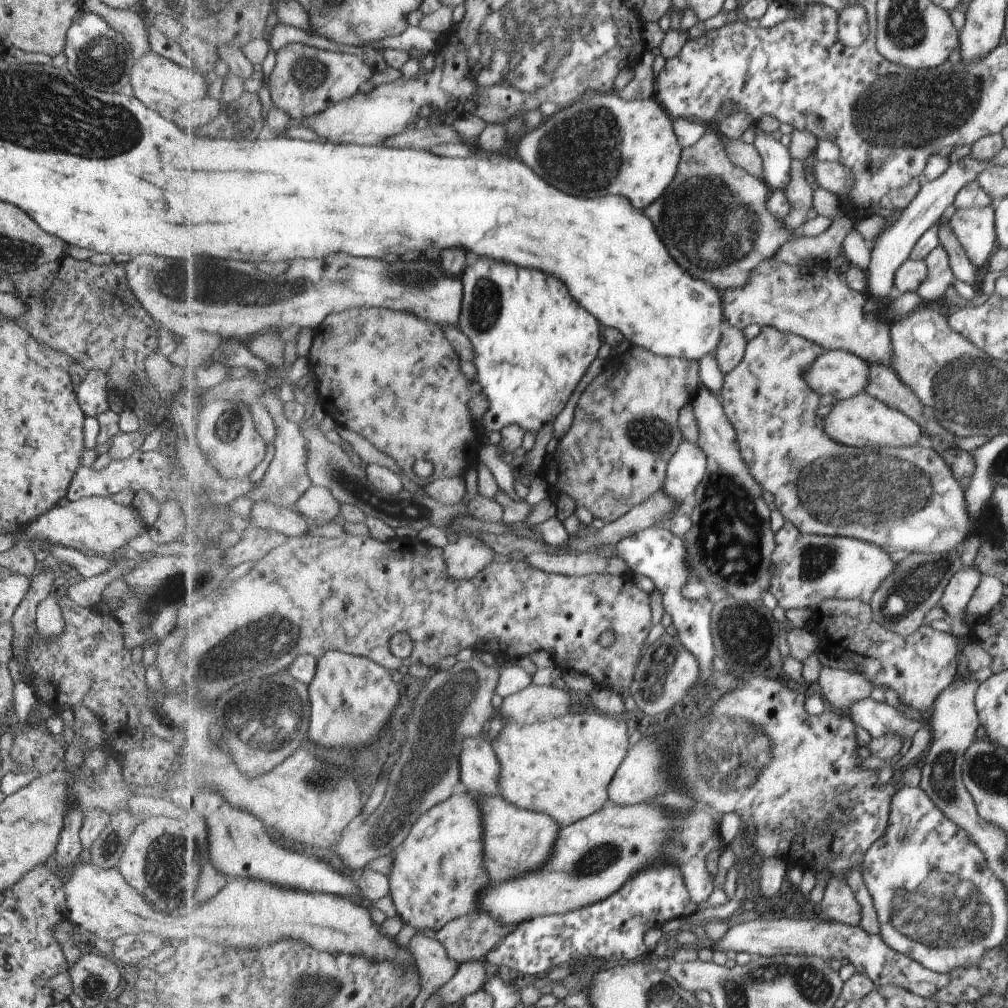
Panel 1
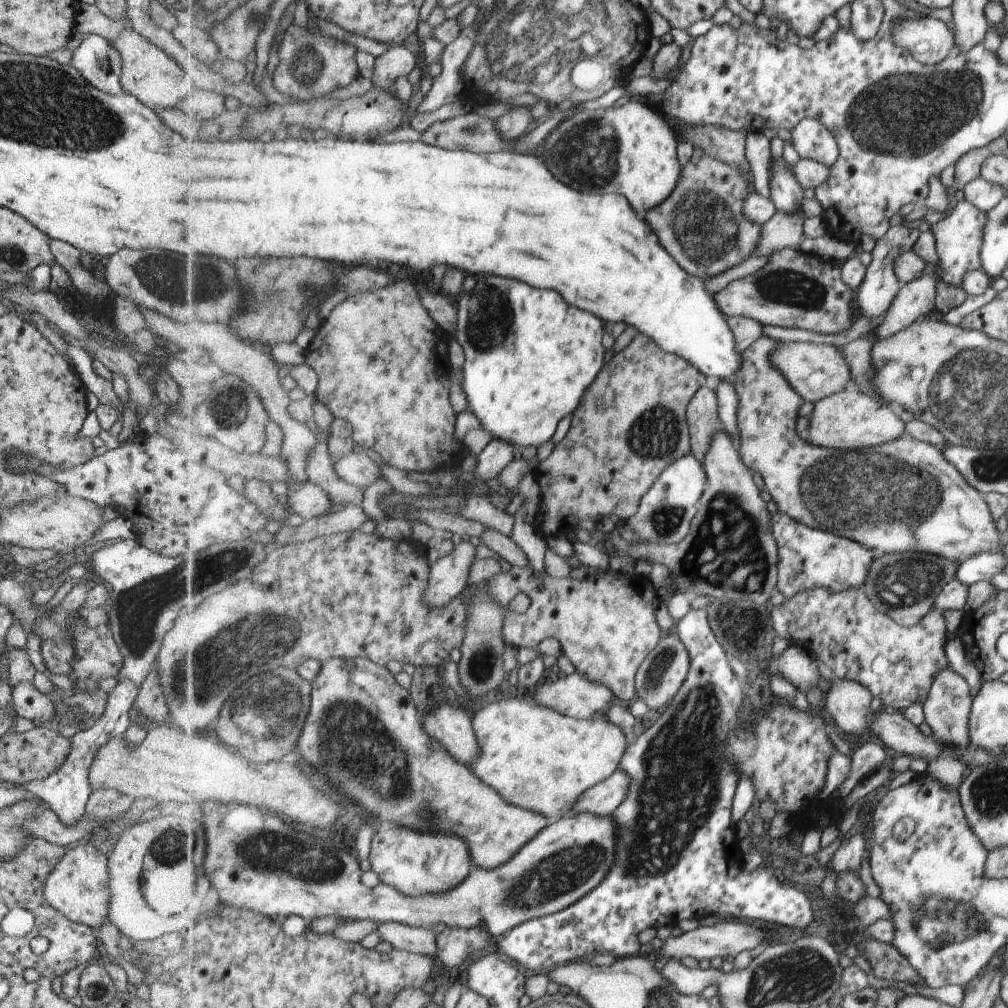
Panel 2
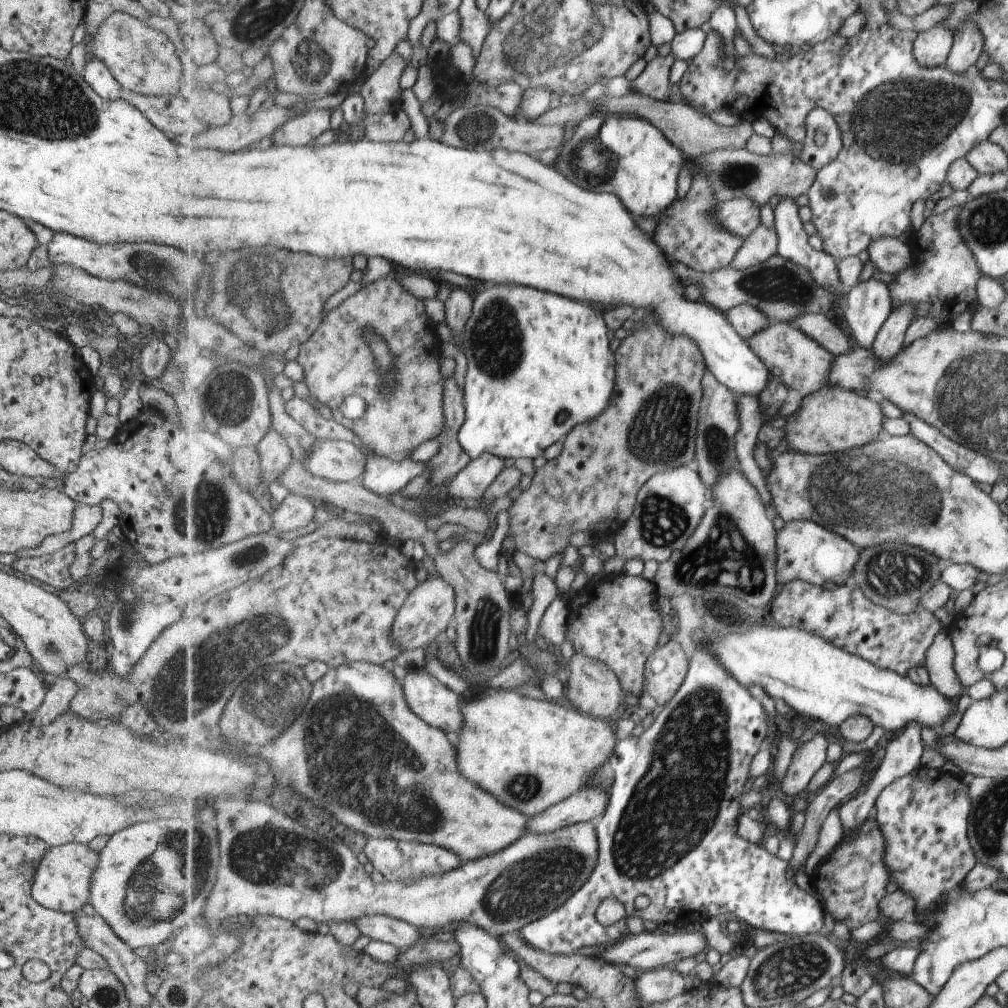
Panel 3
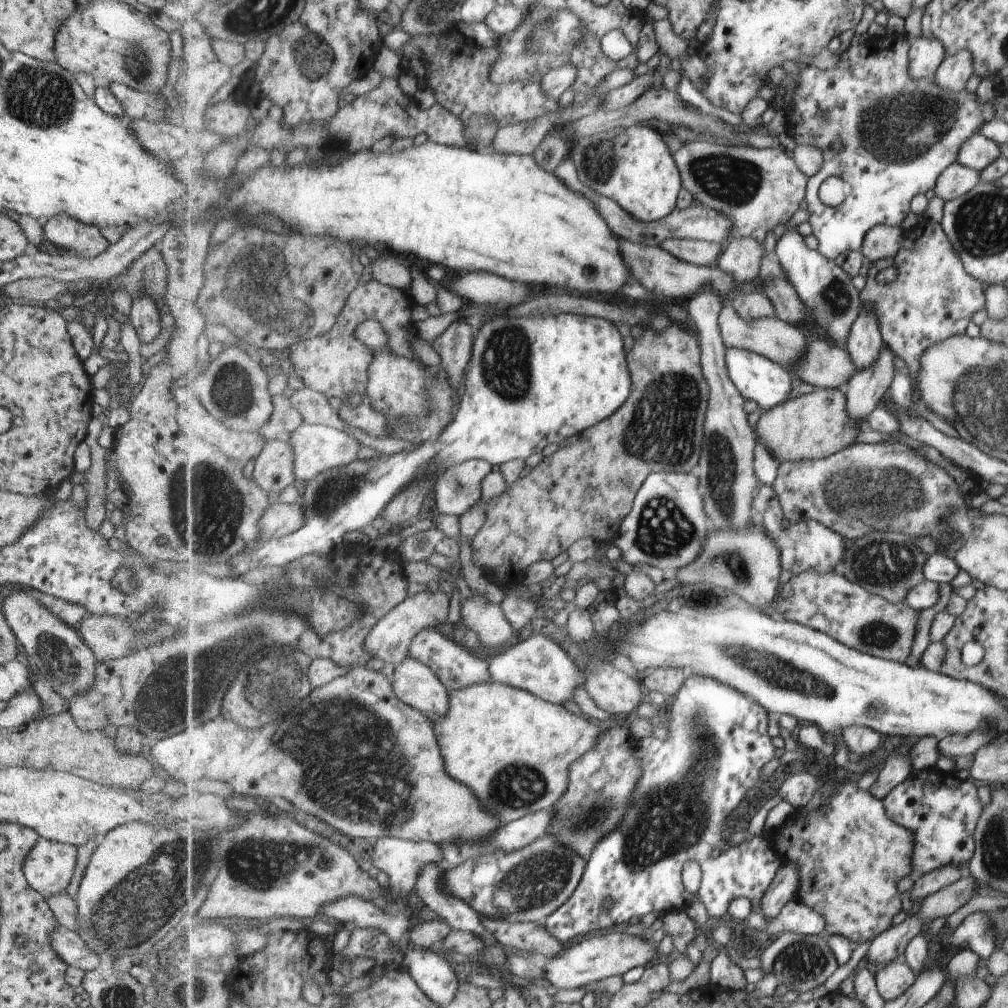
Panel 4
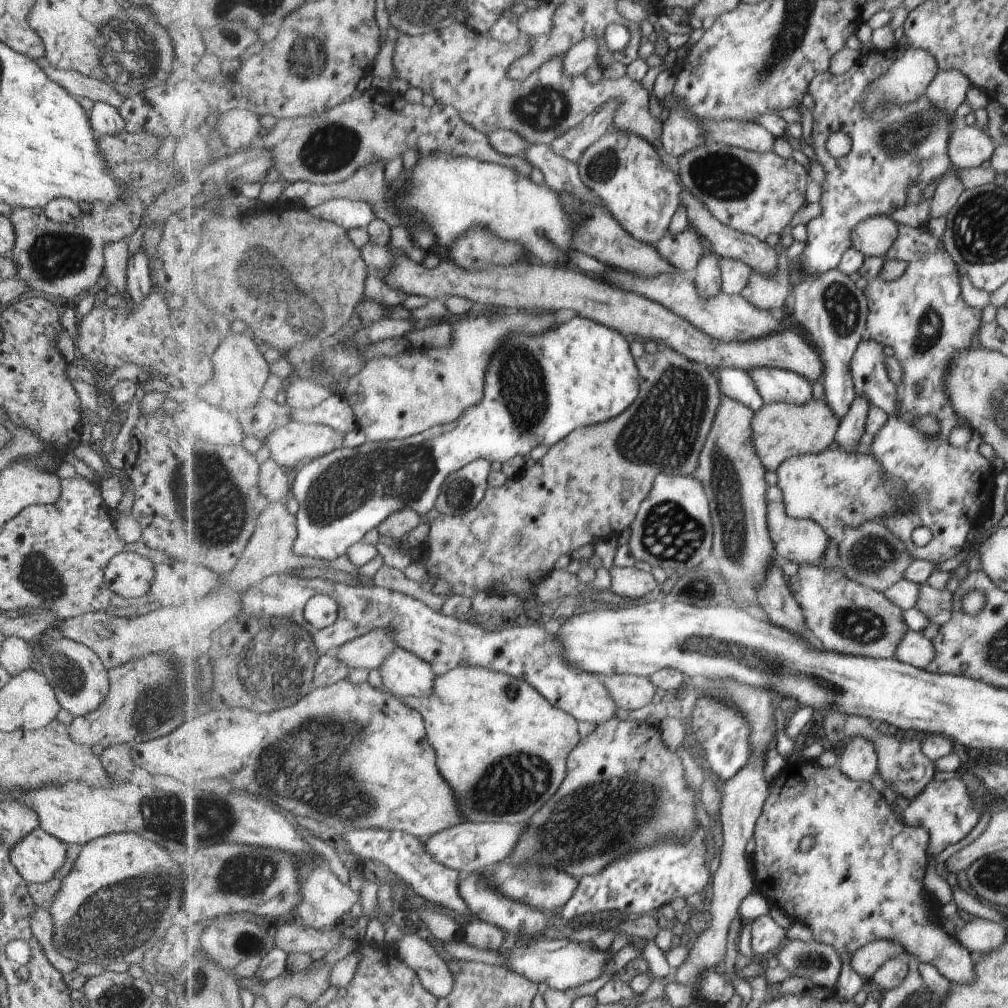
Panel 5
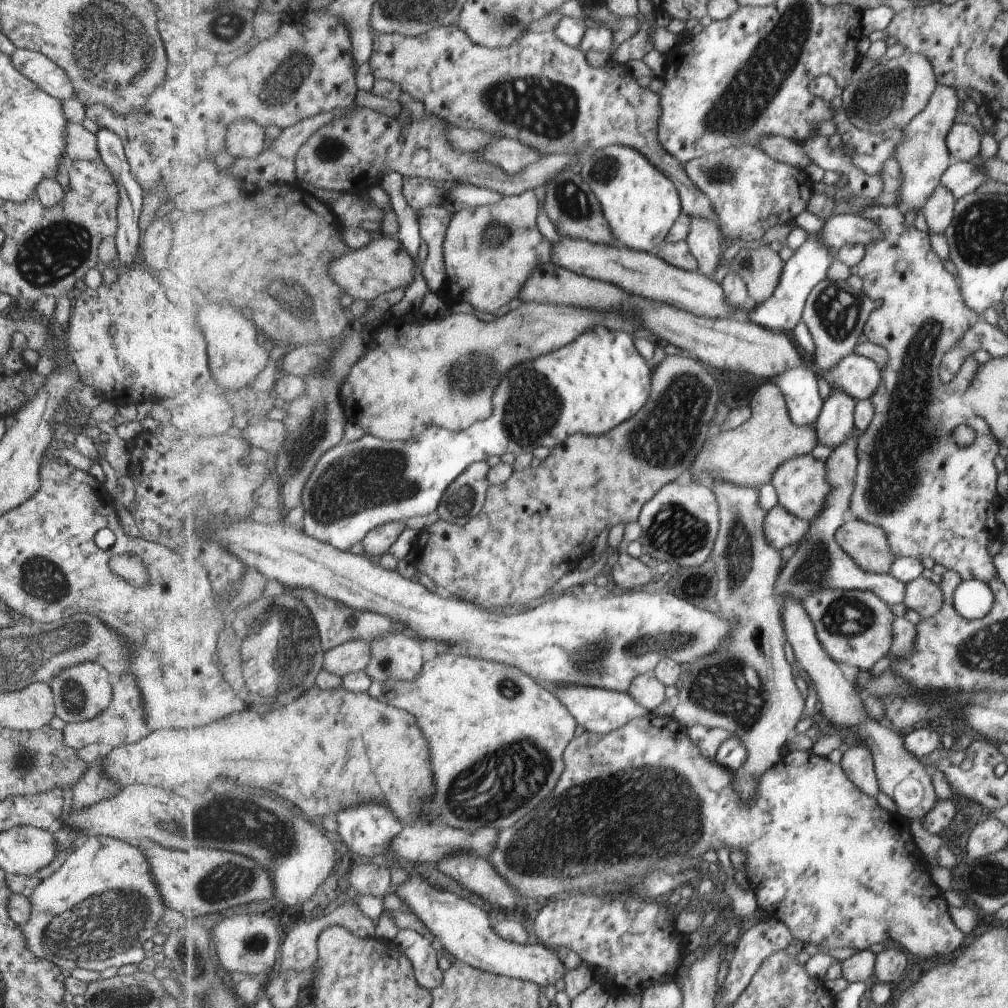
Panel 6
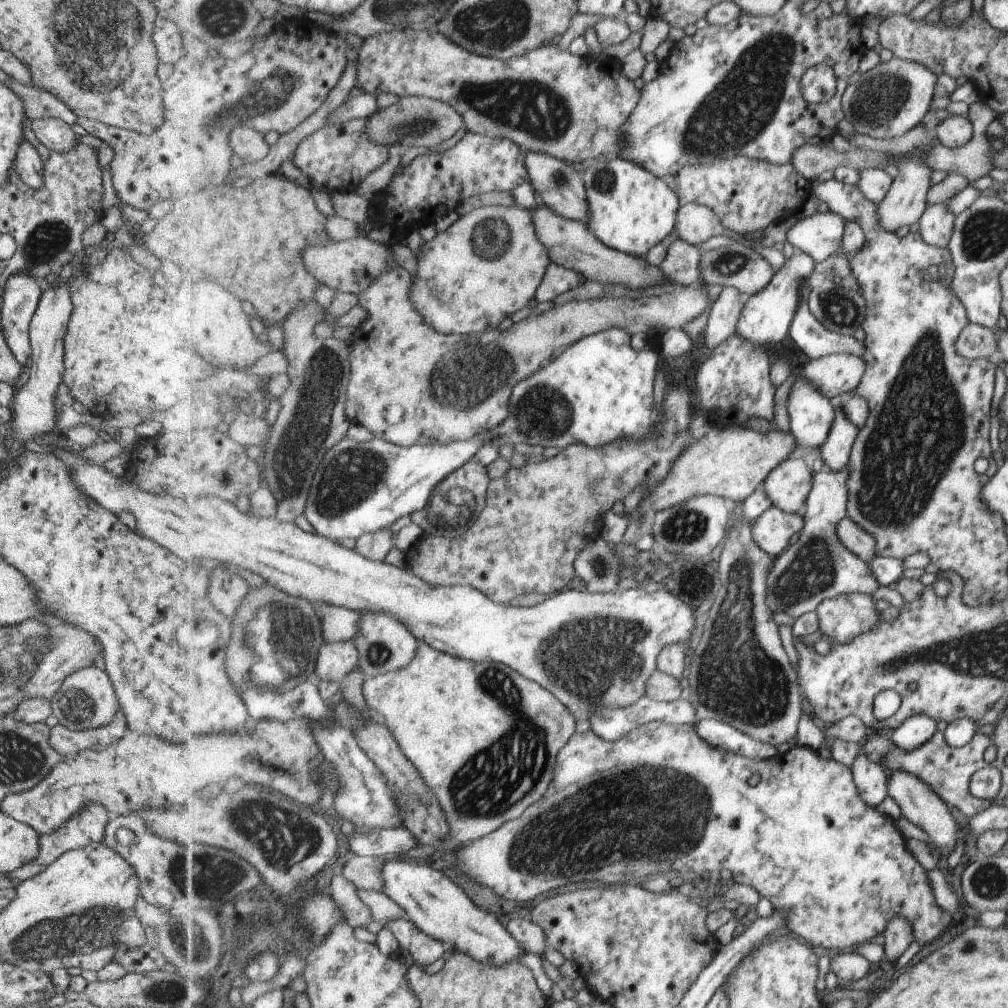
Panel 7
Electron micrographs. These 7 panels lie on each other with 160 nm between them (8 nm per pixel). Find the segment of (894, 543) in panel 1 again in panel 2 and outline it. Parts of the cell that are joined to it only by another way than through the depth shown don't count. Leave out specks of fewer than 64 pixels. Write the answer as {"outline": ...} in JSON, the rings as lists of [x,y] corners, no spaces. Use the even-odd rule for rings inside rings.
{"outline":[[[763,335],[758,338],[753,346],[750,346],[743,354],[744,361],[736,375],[732,379],[737,394],[739,395],[738,416],[738,432],[740,438],[738,445],[740,453],[744,459],[744,463],[753,471],[760,474],[764,481],[766,491],[770,498],[777,504],[779,512],[788,514],[793,520],[810,526],[814,529],[824,531],[833,531],[843,537],[849,537],[858,543],[868,547],[869,550],[885,550],[885,554],[889,554],[889,550],[918,551],[919,553],[931,553],[944,559],[955,561],[957,563],[972,557],[974,554],[989,551],[1001,551],[1006,540],[1005,534],[997,533],[995,529],[995,521],[991,518],[989,509],[983,500],[983,495],[977,491],[971,484],[965,480],[963,476],[957,474],[955,470],[933,446],[931,443],[925,444],[923,441],[911,438],[908,434],[897,437],[895,441],[886,442],[883,445],[874,446],[866,449],[855,450],[837,450],[834,448],[817,446],[815,443],[805,439],[797,434],[797,418],[799,418],[799,408],[803,406],[804,398],[792,387],[786,376],[779,370],[772,361],[772,354],[778,349],[778,341],[771,337]]]}

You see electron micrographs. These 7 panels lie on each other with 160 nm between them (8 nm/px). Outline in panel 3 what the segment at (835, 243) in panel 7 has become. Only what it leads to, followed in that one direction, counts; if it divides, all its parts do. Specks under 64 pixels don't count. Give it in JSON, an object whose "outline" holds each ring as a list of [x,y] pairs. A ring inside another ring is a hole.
{"outline":[[[879,237],[867,248],[868,259],[874,267],[886,274],[903,273],[910,266],[909,244],[895,237]]]}

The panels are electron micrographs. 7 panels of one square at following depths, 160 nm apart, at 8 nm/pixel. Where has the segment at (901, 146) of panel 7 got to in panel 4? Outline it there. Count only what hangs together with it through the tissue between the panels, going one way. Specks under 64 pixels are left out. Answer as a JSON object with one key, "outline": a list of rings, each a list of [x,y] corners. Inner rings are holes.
{"outline":[[[963,49],[947,55],[933,73],[933,81],[938,87],[945,87],[952,91],[965,88],[967,78],[974,72],[973,61],[969,50]]]}

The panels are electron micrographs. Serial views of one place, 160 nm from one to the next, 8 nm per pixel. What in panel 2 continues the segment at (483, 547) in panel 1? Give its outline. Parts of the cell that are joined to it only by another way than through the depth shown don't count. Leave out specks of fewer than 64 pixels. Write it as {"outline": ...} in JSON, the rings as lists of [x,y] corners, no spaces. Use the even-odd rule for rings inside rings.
{"outline":[[[461,541],[447,555],[432,566],[426,603],[430,607],[444,607],[468,586],[471,567],[476,562],[476,541]]]}

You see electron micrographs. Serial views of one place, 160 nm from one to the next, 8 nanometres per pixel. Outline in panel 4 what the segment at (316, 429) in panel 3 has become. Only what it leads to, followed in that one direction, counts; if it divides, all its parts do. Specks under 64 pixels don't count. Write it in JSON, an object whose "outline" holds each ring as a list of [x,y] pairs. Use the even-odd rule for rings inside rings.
{"outline":[[[305,386],[294,391],[291,400],[292,405],[301,414],[303,424],[324,425],[337,430],[345,429],[345,422],[339,415],[340,410],[331,408],[327,396],[322,392]]]}

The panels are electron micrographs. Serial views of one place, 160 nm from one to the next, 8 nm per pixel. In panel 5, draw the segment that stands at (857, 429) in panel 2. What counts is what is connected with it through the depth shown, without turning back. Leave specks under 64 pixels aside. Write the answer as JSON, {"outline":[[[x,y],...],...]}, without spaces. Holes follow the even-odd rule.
{"outline":[[[811,399],[802,405],[764,403],[752,422],[757,454],[760,454],[767,471],[777,471],[788,458],[824,453],[836,441],[841,421],[824,399]]]}

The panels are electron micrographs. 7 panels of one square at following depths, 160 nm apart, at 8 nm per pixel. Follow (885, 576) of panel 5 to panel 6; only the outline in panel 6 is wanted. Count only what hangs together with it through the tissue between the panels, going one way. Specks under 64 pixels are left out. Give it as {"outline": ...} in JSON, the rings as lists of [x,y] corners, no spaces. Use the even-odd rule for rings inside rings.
{"outline":[[[859,519],[848,521],[843,523],[836,537],[852,561],[866,573],[887,575],[897,558],[890,551],[883,529],[874,524]]]}

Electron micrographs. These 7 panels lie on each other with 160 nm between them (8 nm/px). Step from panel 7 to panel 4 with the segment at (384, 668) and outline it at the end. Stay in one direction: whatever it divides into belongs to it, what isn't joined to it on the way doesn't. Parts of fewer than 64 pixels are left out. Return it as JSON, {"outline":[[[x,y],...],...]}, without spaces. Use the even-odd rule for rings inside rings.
{"outline":[[[407,657],[400,665],[396,665],[392,685],[396,695],[409,706],[420,710],[437,724],[450,709],[450,692],[441,679],[425,663]]]}

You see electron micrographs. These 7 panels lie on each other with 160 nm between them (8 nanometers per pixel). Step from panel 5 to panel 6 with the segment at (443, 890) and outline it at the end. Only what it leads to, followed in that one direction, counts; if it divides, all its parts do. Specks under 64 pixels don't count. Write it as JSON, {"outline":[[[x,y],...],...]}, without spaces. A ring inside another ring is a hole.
{"outline":[[[375,802],[340,812],[337,815],[336,824],[338,825],[337,832],[343,840],[344,847],[353,852],[355,859],[367,856],[371,861],[393,853],[390,849],[392,840],[395,840],[403,832],[405,825],[391,813],[386,803],[380,805]]]}

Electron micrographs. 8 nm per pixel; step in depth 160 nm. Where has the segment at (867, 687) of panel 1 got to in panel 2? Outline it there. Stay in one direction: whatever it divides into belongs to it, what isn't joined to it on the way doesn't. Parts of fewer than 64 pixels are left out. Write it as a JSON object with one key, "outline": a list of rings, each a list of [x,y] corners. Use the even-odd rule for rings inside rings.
{"outline":[[[833,677],[832,685],[826,696],[825,708],[835,719],[835,724],[839,727],[841,734],[859,735],[865,732],[869,722],[869,702],[872,694],[860,682],[853,679],[842,679]]]}

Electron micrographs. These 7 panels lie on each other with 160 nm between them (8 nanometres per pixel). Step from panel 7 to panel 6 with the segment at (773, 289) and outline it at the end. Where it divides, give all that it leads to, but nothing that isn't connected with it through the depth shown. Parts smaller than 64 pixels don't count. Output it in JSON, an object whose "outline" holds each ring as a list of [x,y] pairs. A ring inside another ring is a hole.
{"outline":[[[804,211],[796,218],[794,224],[803,227],[807,231],[807,240],[790,259],[786,260],[777,290],[769,300],[766,300],[763,304],[755,305],[754,312],[749,314],[751,321],[778,333],[789,332],[802,322],[809,295],[820,282],[827,278],[829,268],[837,260],[839,252],[835,247],[830,247],[820,241],[826,222],[826,219],[819,218],[808,211]]]}

